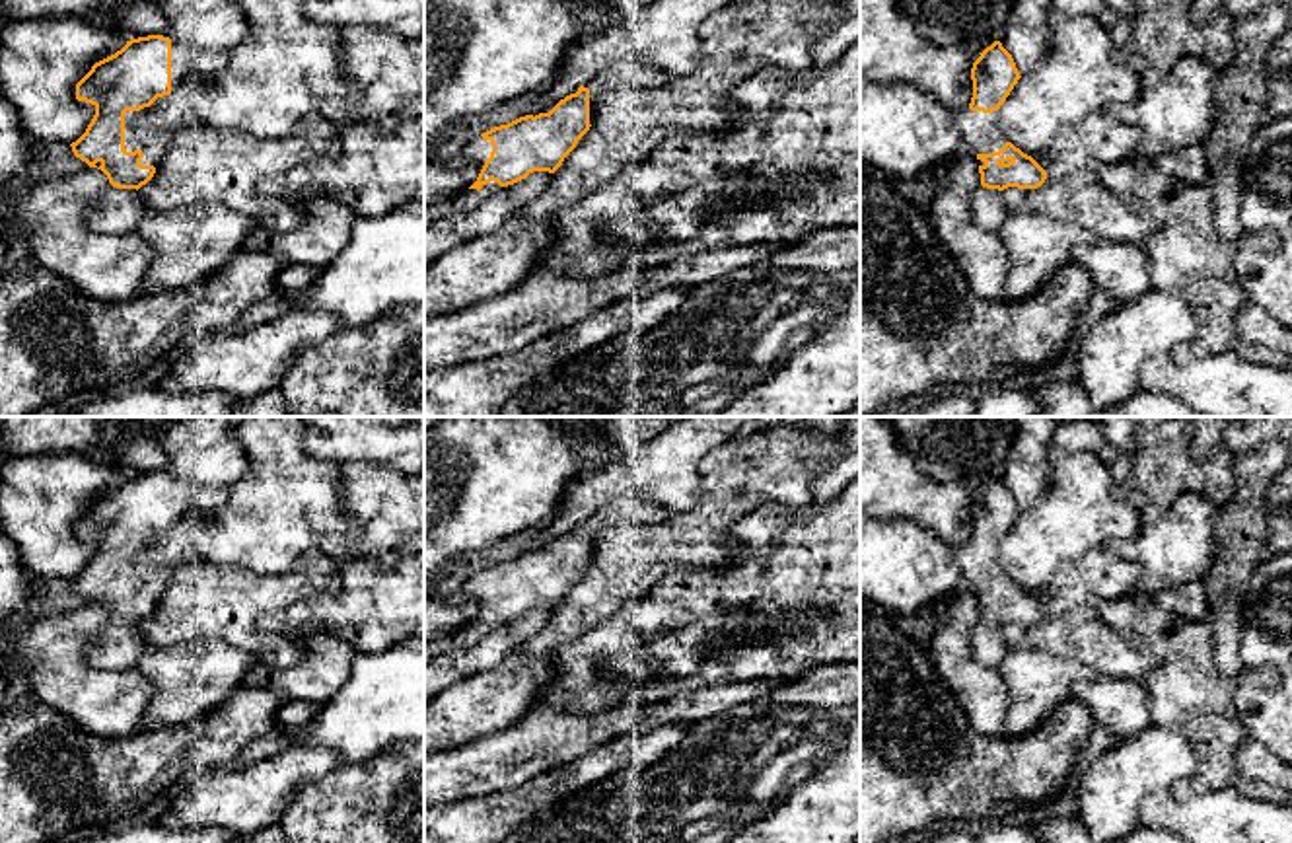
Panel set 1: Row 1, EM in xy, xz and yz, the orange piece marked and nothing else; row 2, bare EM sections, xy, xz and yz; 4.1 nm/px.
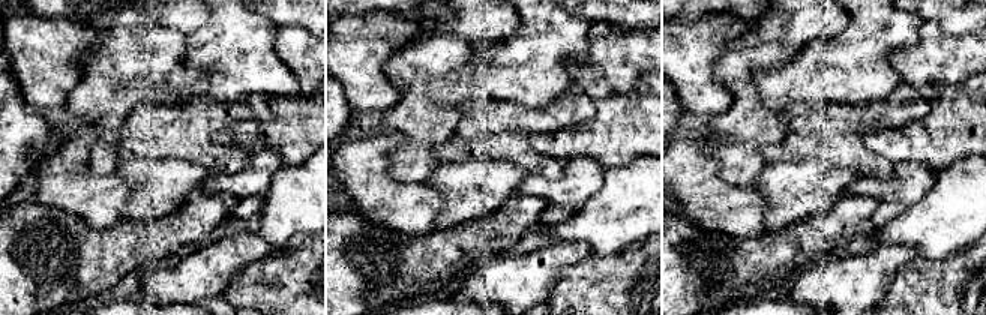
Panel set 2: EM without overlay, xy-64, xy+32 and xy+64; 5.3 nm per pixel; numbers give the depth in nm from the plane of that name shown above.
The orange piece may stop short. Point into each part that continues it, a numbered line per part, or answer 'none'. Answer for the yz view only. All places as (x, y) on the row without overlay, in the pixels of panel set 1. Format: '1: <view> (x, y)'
1: yz (989, 647)

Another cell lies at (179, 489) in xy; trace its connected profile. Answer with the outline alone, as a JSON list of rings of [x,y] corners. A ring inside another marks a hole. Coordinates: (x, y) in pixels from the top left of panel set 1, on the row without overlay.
[[[171,479],[171,530],[177,528],[185,520],[185,516],[191,512],[187,504],[191,500],[191,491],[195,487],[197,483]]]

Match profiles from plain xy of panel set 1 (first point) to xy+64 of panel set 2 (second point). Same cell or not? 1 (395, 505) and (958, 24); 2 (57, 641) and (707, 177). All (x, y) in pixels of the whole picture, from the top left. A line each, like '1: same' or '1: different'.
1: different
2: same

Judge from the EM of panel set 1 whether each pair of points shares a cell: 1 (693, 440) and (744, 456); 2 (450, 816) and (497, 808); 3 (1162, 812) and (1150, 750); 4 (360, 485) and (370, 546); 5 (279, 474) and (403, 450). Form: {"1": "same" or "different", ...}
{"1": "different", "2": "same", "3": "different", "4": "same", "5": "different"}

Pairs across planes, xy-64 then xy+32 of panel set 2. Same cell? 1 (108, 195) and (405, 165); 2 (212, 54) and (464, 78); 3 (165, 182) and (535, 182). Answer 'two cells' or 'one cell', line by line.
1: two cells
2: one cell
3: two cells

